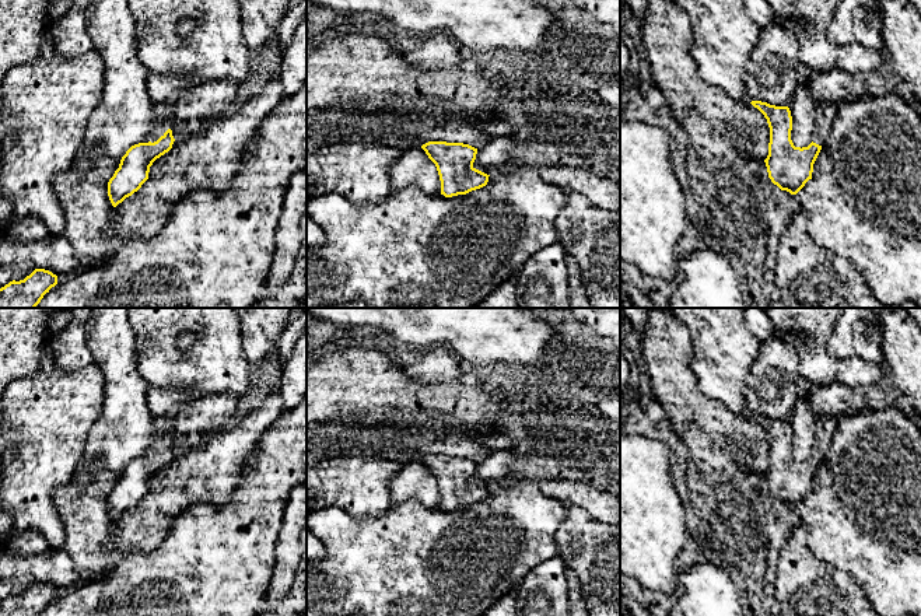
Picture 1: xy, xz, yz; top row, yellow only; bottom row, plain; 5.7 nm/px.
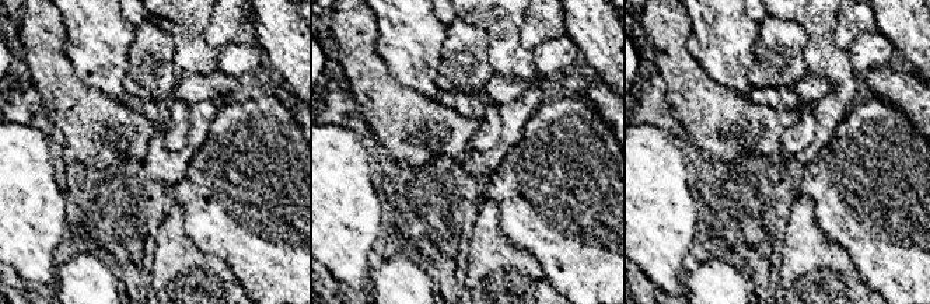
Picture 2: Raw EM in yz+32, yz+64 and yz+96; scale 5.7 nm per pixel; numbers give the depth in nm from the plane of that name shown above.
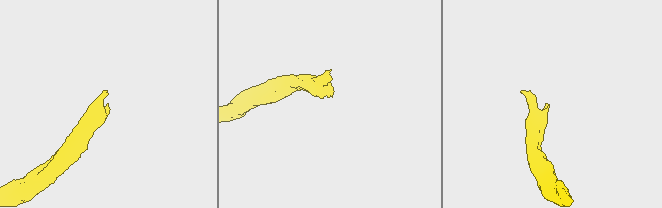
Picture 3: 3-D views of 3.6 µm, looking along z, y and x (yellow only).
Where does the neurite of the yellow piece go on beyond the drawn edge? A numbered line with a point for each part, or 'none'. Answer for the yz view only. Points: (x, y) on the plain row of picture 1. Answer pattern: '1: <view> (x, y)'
1: yz (826, 426)

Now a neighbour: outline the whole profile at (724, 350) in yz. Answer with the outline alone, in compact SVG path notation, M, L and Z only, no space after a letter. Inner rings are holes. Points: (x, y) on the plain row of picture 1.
M670 308L693 339L691 370L701 392L746 414L746 382L760 340L745 325L743 308Z

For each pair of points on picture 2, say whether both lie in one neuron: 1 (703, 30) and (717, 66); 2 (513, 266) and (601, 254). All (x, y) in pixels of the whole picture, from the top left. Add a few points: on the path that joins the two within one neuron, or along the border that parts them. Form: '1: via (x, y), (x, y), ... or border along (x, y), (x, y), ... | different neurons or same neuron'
1: via (712, 38), (717, 44), (717, 58) | same neuron
2: border along (510, 244), (527, 250), (556, 289) | different neurons

